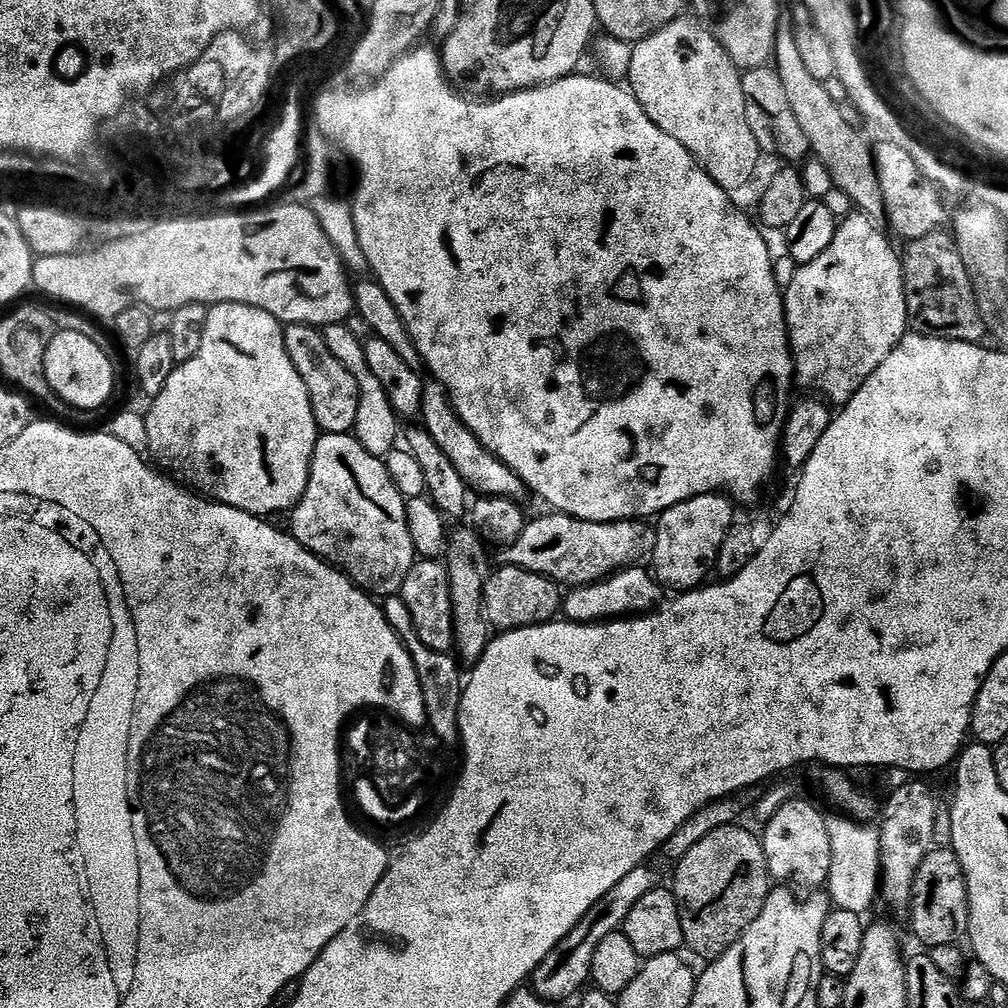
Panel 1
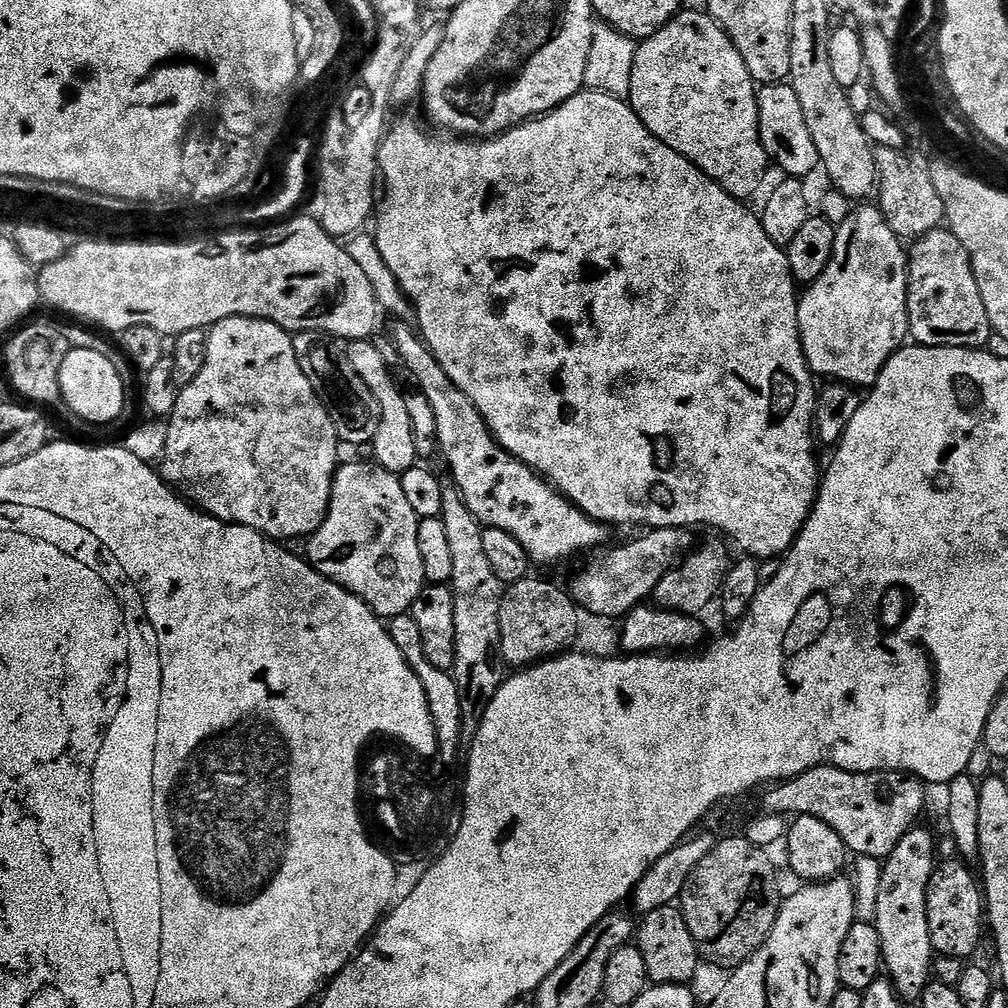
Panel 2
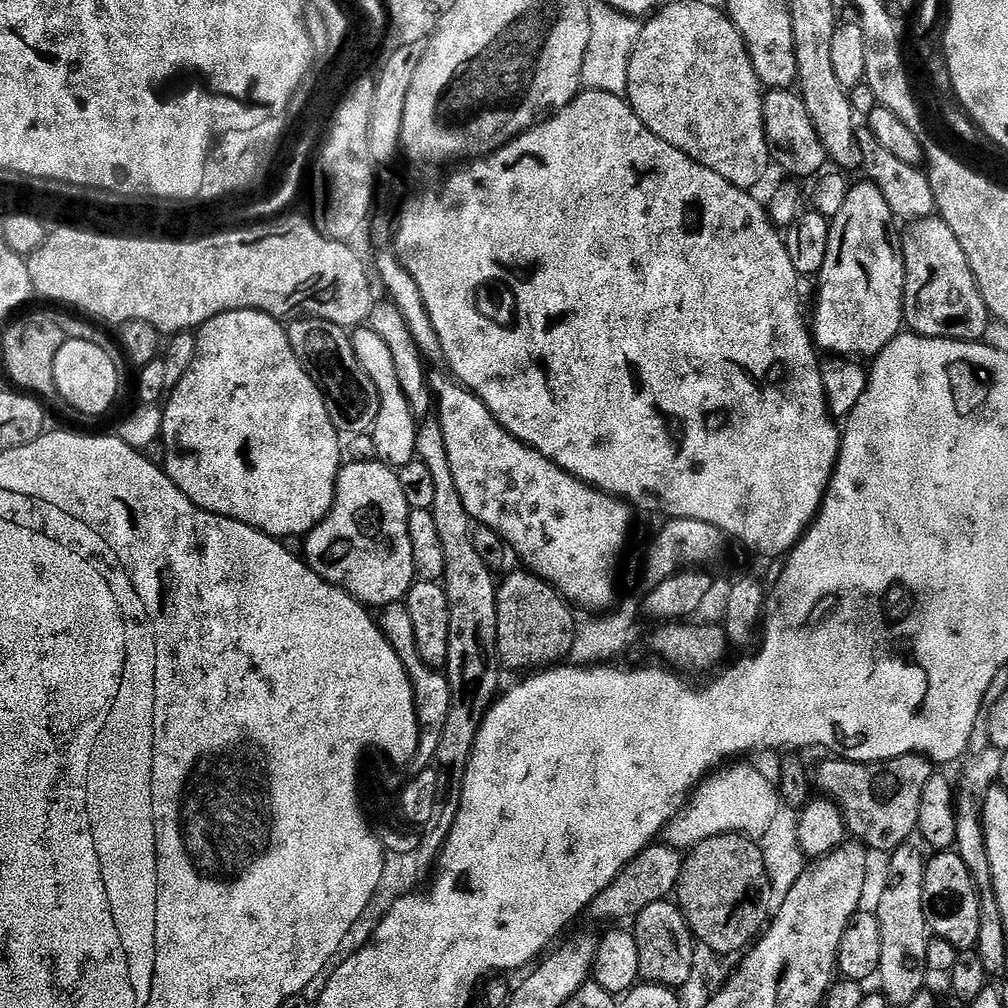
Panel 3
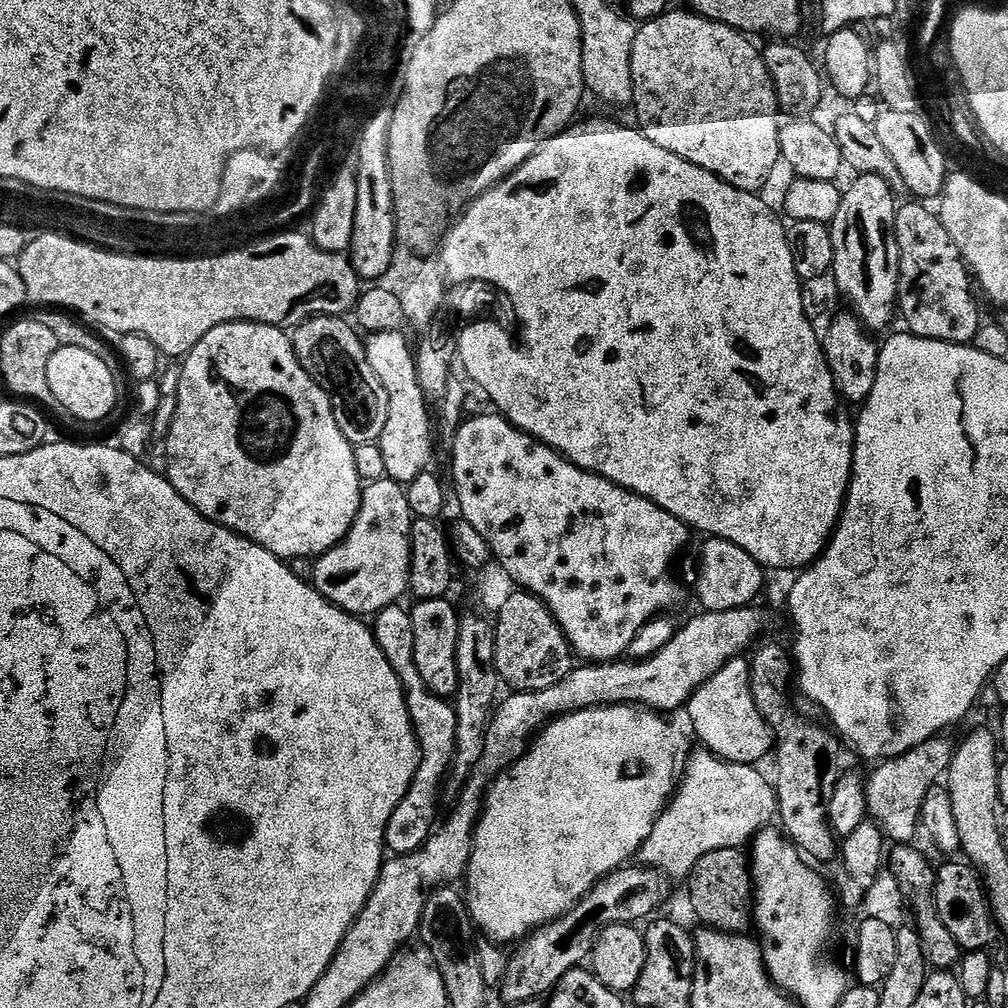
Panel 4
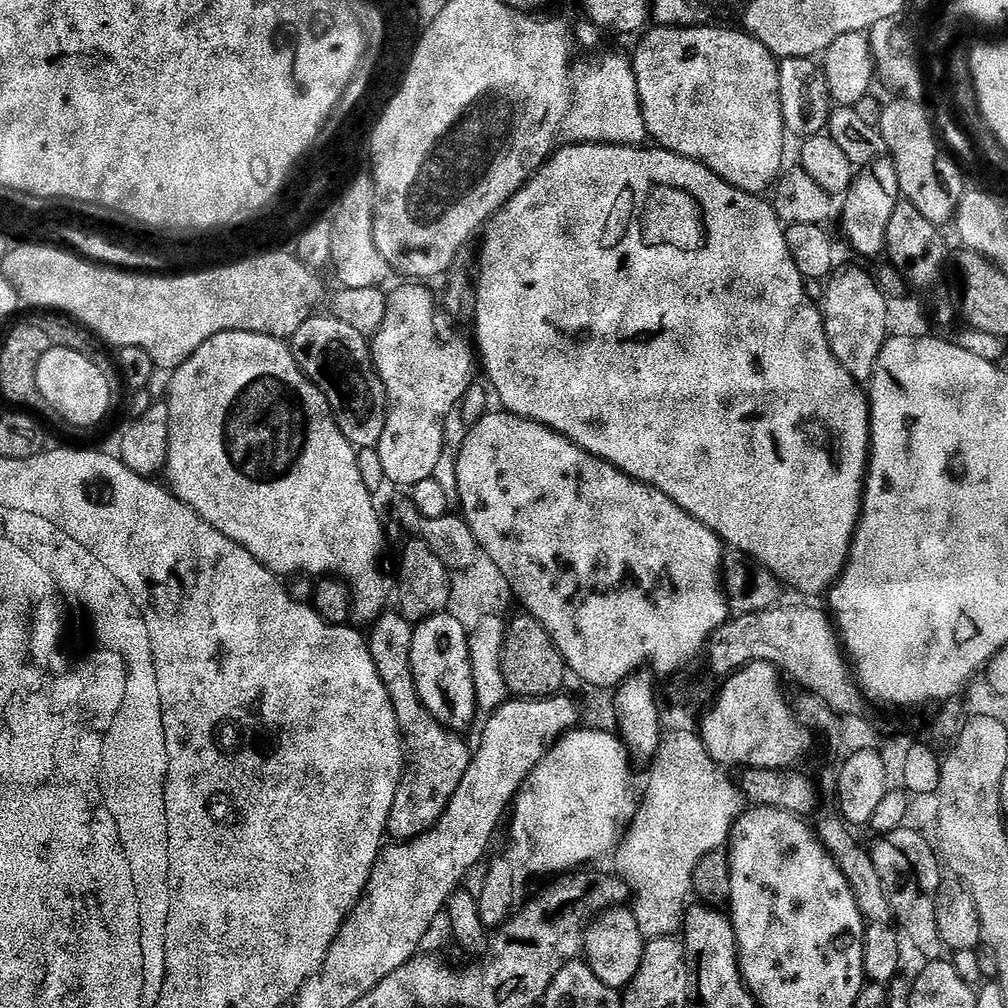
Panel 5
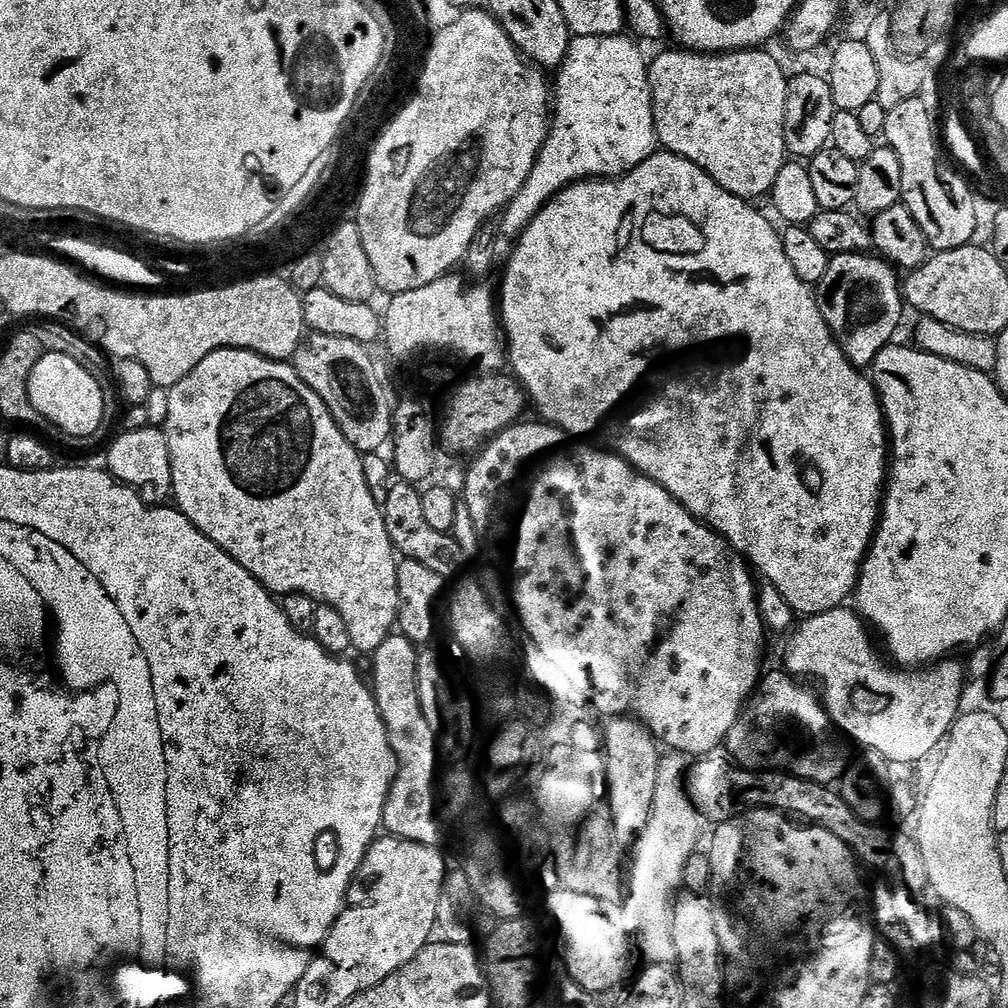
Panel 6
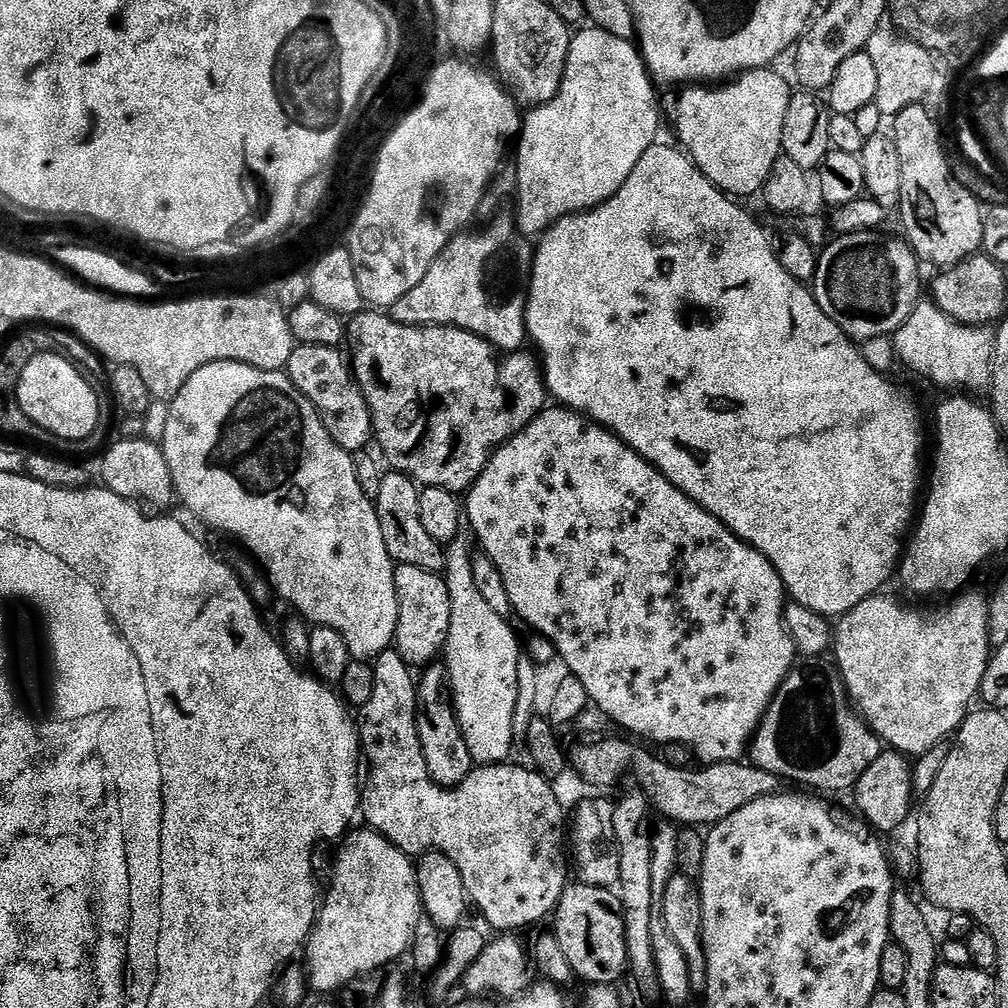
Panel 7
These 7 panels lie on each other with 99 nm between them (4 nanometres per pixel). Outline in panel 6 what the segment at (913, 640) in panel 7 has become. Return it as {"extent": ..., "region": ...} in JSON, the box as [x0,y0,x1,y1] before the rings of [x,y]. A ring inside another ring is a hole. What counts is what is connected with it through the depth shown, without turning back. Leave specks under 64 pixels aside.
{"extent":[783,606,966,764],"region":[[[841,606],[817,616],[803,617],[787,637],[789,640],[784,648],[783,667],[793,677],[813,676],[820,683],[822,703],[828,709],[833,725],[841,733],[844,731],[857,740],[864,750],[877,752],[889,762],[897,760],[900,764],[916,764],[945,743],[956,717],[961,715],[959,700],[966,685],[965,665],[960,660],[956,661],[956,658],[945,658],[919,670],[897,666],[885,659],[879,647],[876,649],[872,645],[872,640],[868,637],[869,625],[862,619],[859,611],[849,608]]]}

